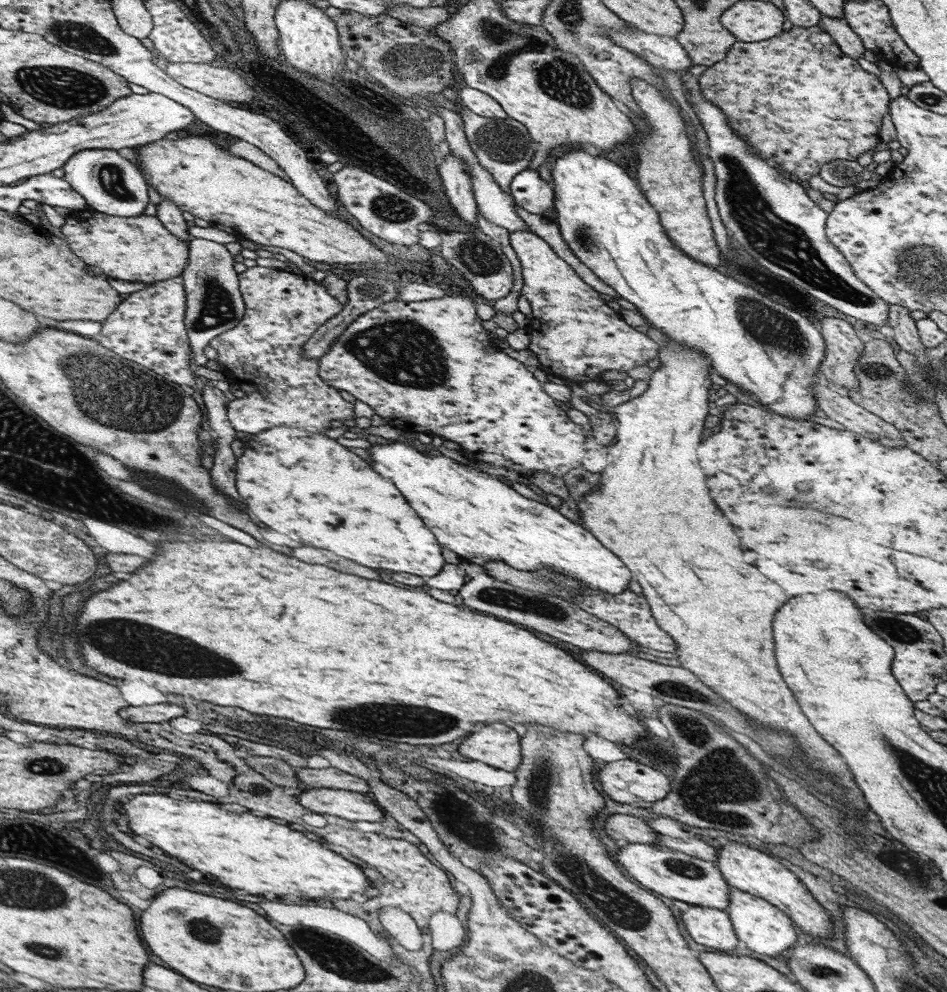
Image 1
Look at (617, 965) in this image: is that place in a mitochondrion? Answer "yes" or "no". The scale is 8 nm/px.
no

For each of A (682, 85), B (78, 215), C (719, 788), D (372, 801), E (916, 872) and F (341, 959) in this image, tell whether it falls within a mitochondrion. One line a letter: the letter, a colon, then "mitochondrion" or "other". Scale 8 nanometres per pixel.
A: other
B: other
C: mitochondrion
D: other
E: mitochondrion
F: mitochondrion

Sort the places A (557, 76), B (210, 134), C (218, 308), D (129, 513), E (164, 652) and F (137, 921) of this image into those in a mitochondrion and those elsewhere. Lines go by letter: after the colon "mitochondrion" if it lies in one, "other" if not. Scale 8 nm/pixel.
A: mitochondrion
B: other
C: mitochondrion
D: other
E: mitochondrion
F: other

